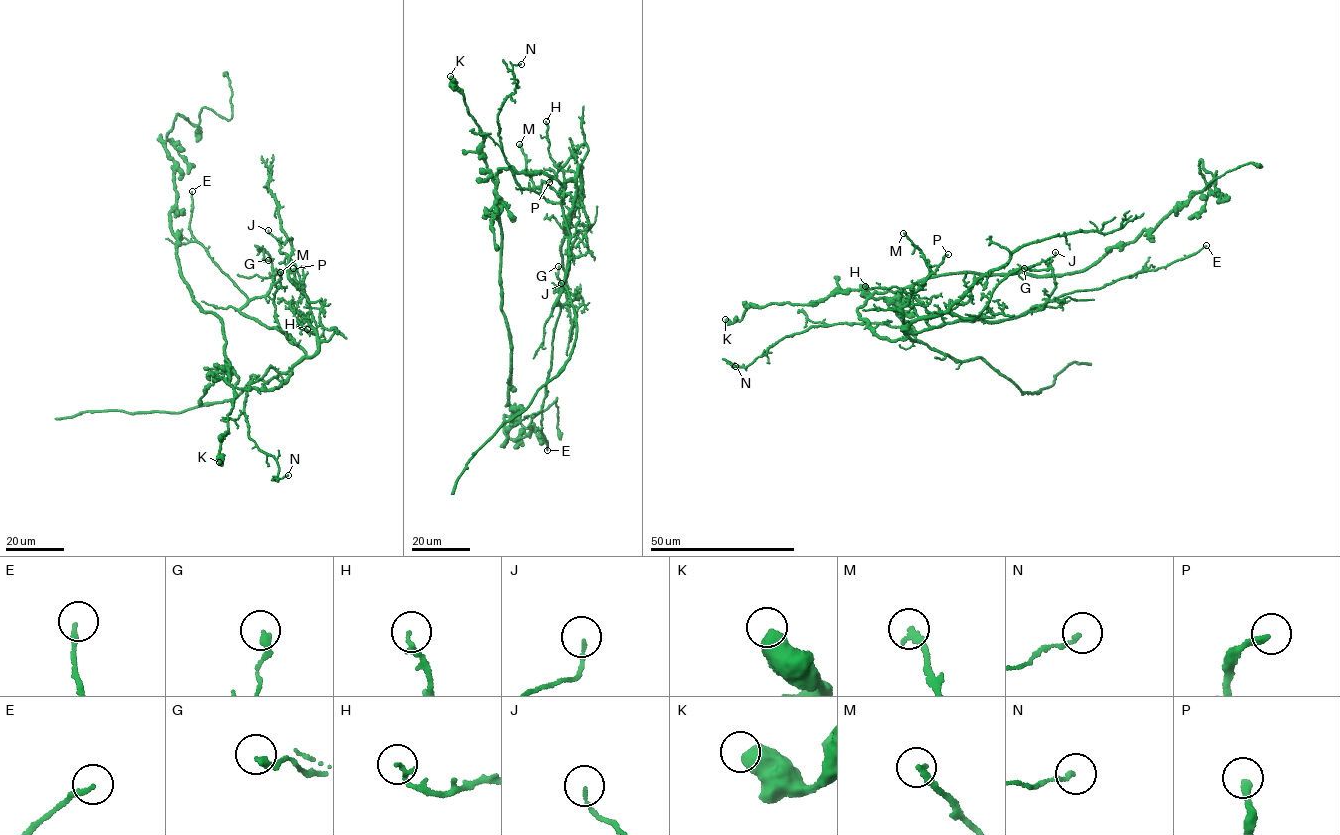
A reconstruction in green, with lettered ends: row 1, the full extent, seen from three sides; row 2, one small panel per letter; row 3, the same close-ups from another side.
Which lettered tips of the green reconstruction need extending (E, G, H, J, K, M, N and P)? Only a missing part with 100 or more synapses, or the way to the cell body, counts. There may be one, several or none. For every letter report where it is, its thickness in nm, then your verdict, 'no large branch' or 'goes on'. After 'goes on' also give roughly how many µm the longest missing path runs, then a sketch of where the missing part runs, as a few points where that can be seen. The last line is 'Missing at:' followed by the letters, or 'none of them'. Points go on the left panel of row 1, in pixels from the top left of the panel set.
E: place (192, 191); calibre 160 nm; no large branch
G: place (268, 260); calibre 240 nm; no large branch
H: place (307, 329); calibre 150 nm; no large branch
J: place (268, 230); calibre 110 nm; no large branch
K: place (219, 462); calibre 550 nm; no large branch
M: place (280, 272); calibre 220 nm; no large branch
N: place (288, 475); calibre 150 nm; no large branch
P: place (293, 268); calibre 260 nm; no large branch
Missing at: none of them

